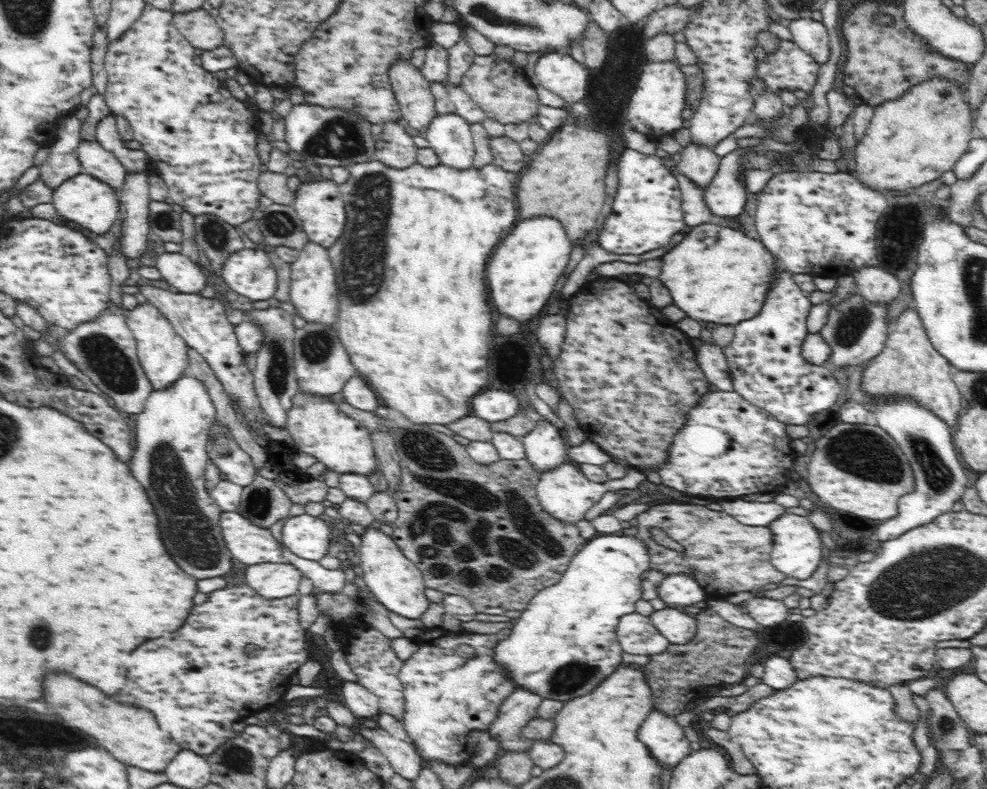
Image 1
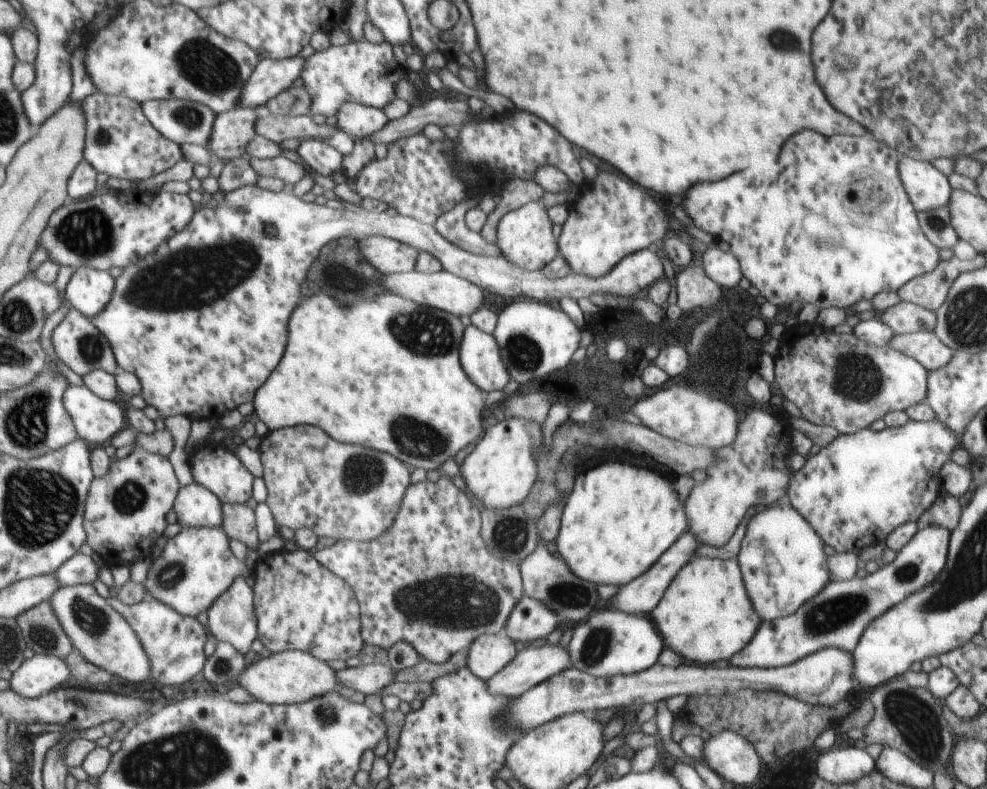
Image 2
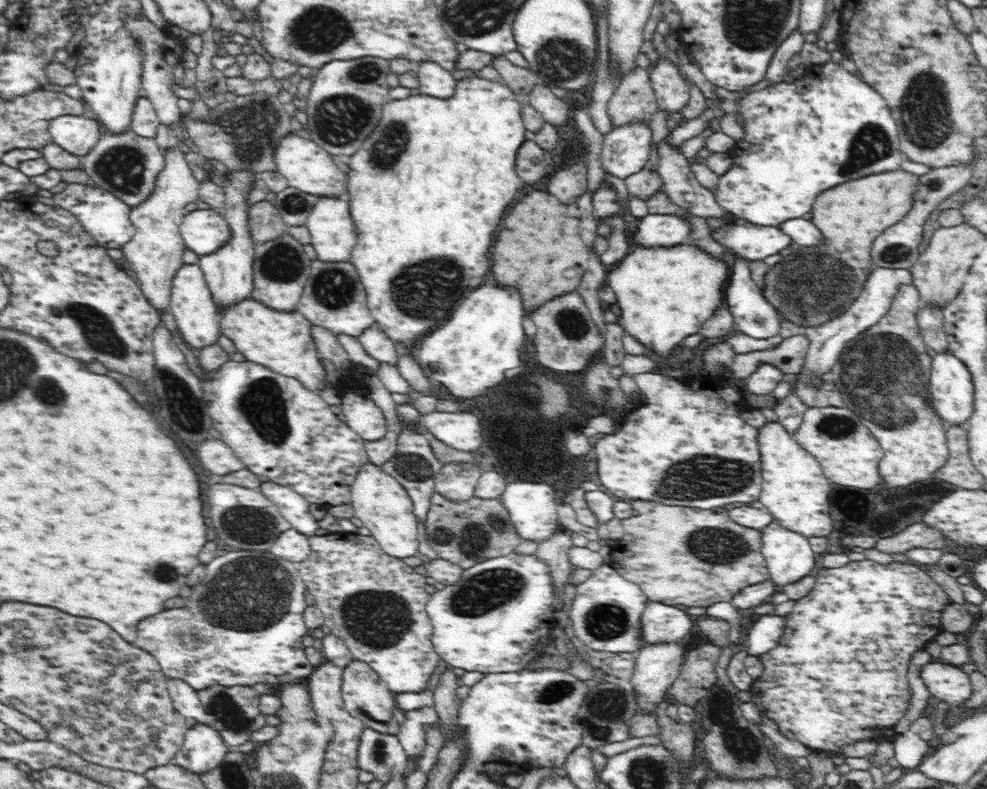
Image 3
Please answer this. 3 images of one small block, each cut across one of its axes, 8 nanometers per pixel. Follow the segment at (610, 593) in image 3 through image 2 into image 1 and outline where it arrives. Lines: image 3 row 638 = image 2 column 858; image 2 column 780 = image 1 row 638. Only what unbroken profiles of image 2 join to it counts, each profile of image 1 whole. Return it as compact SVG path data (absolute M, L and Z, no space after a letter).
M636 611L619 618L616 629L618 642L628 654L652 656L663 653L669 640L652 624L649 616Z

